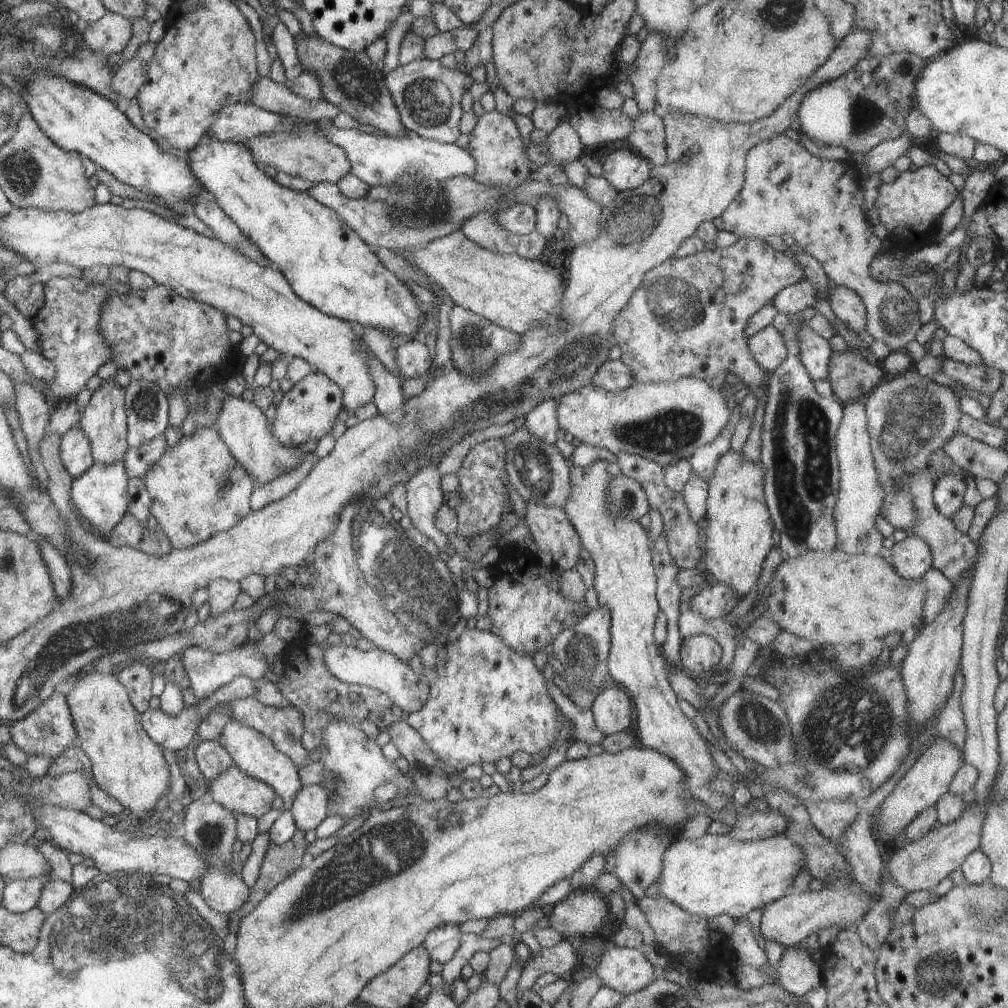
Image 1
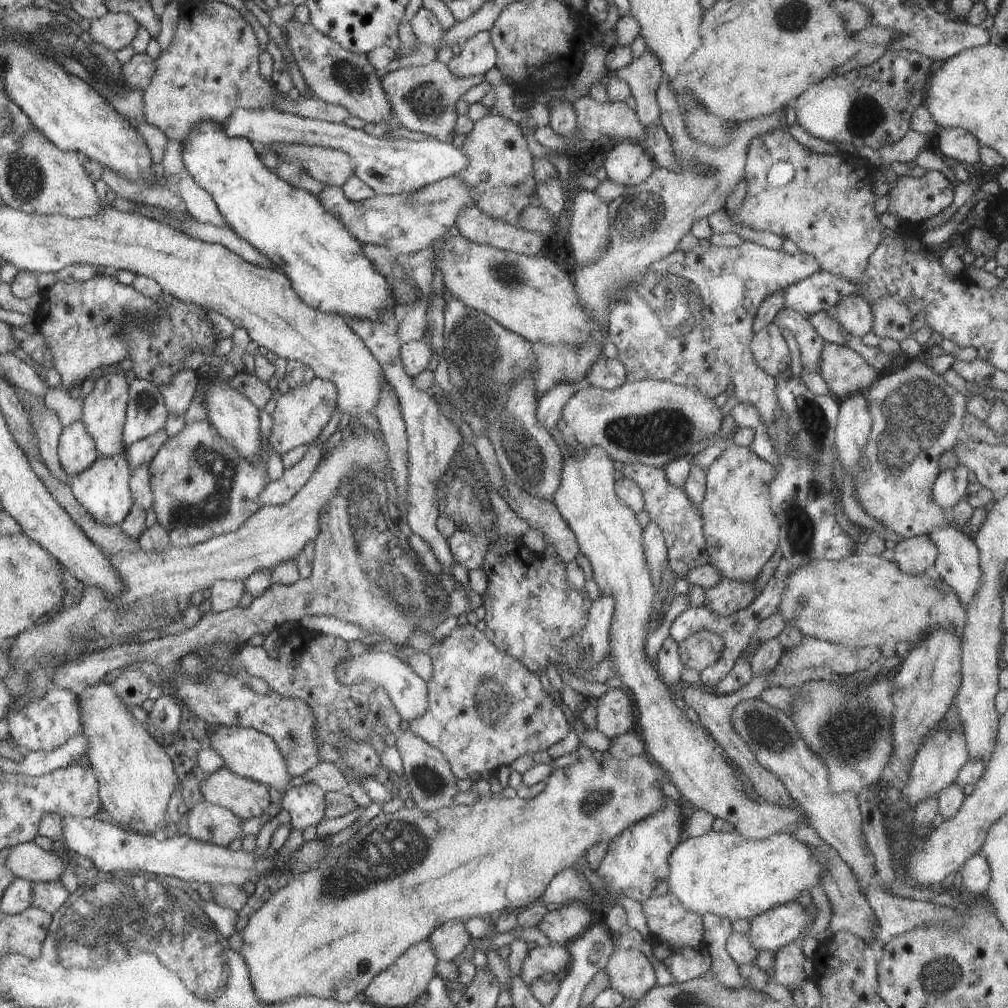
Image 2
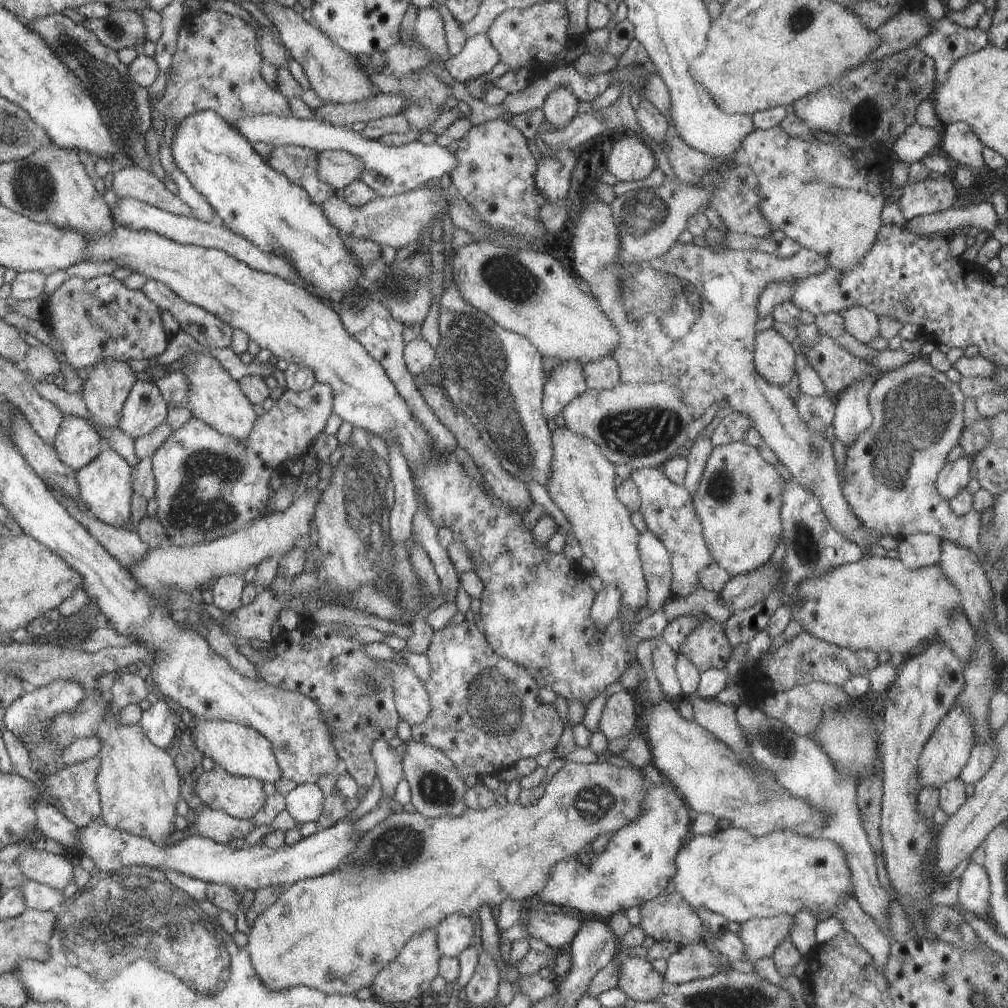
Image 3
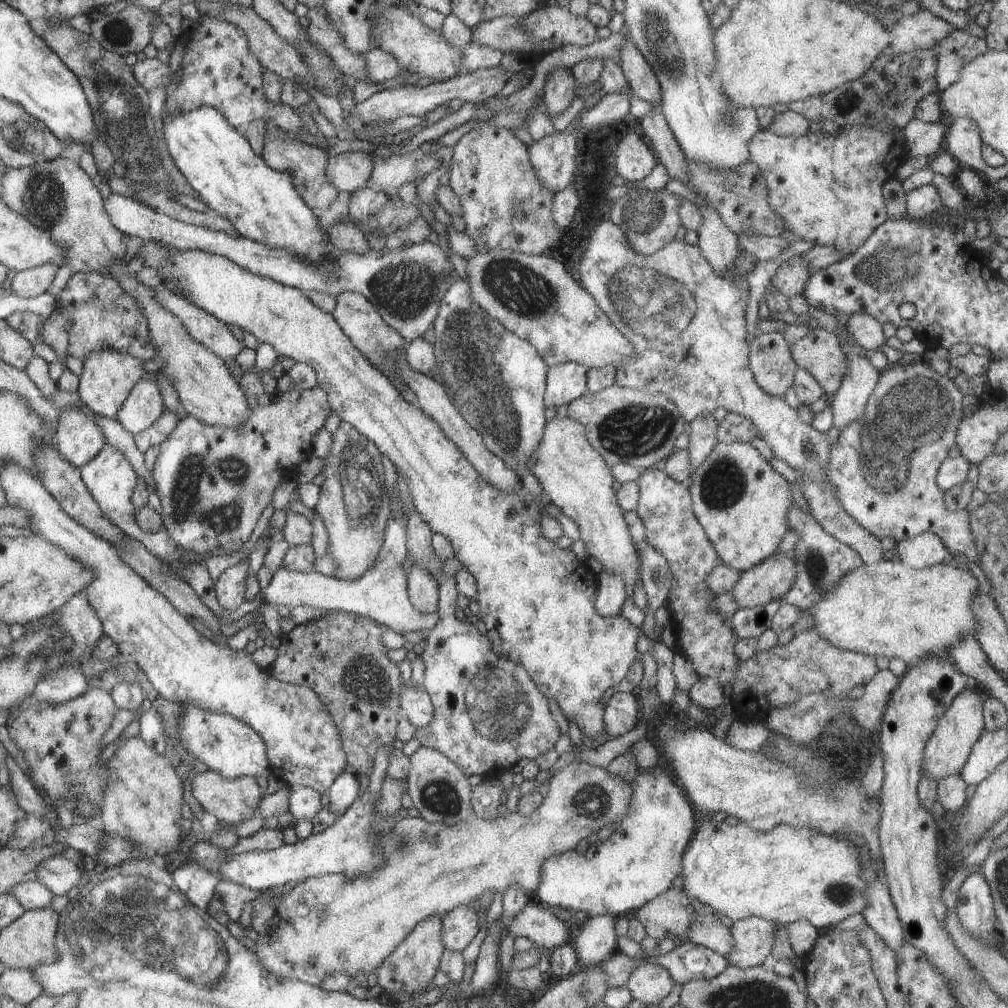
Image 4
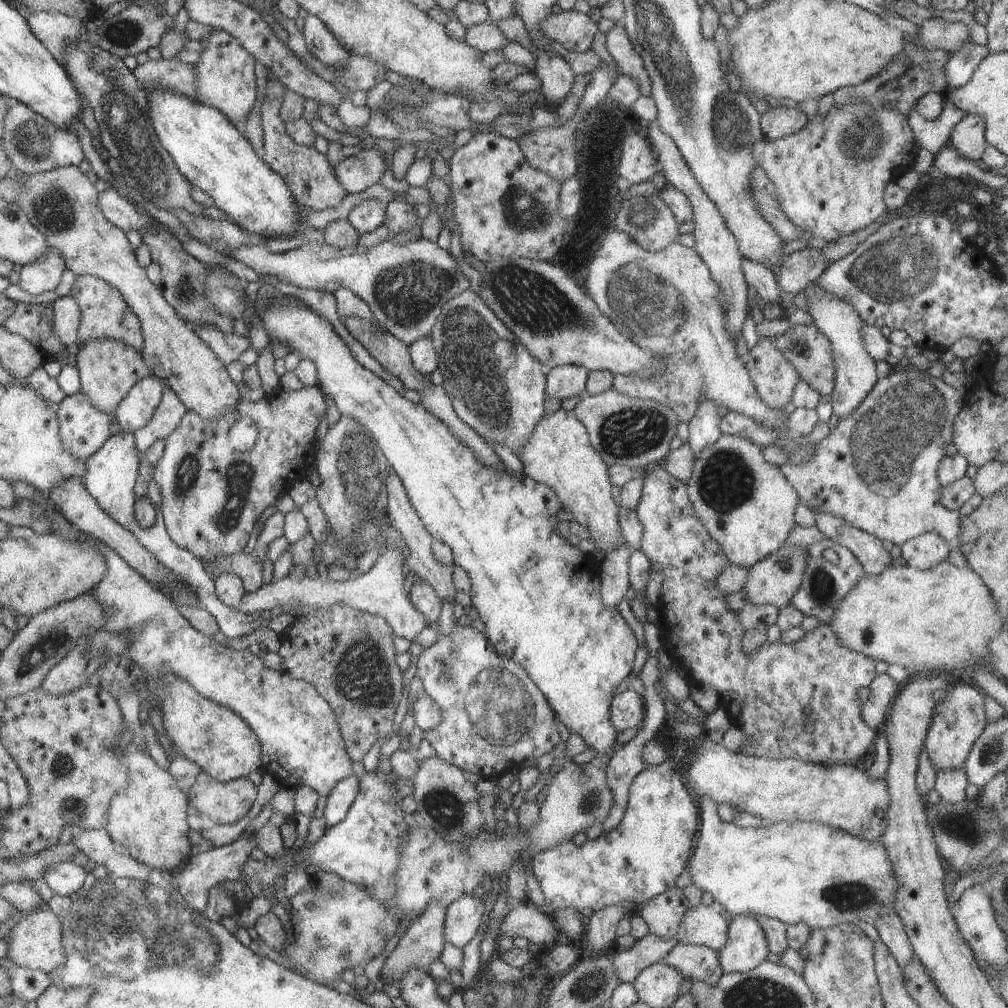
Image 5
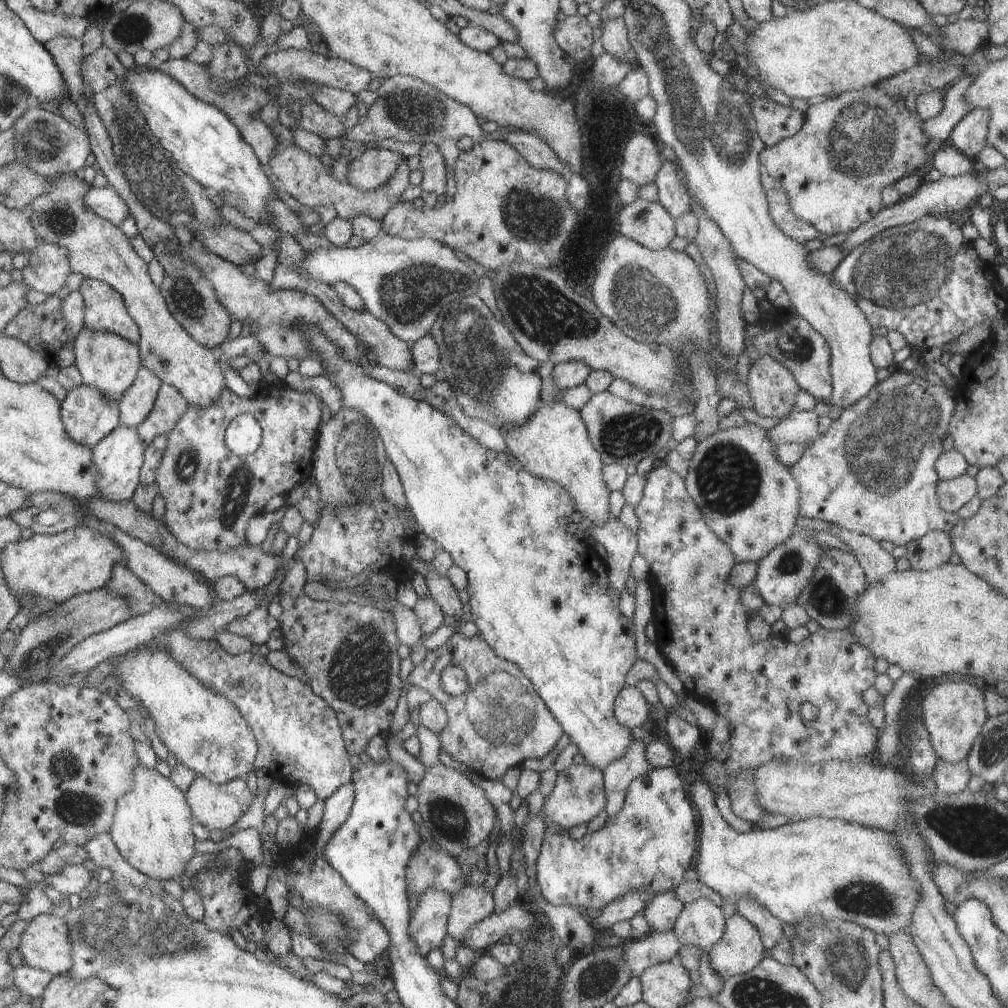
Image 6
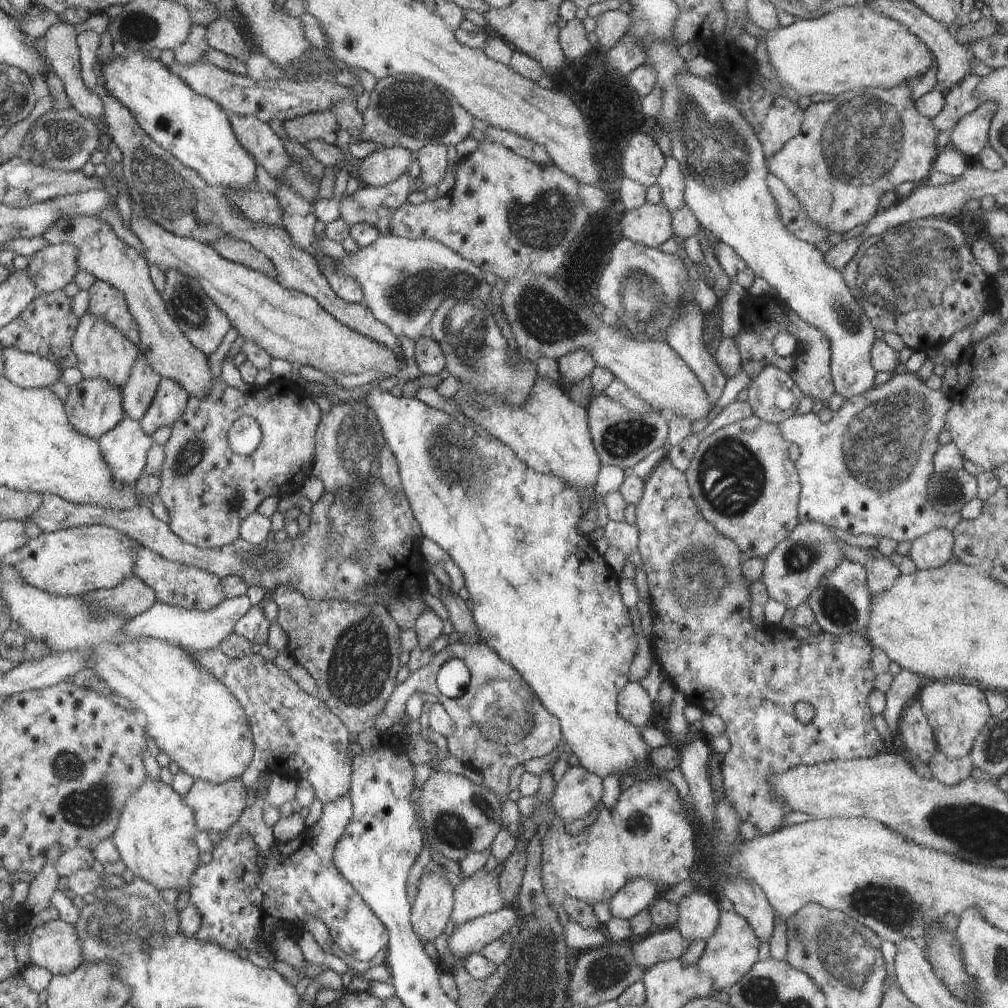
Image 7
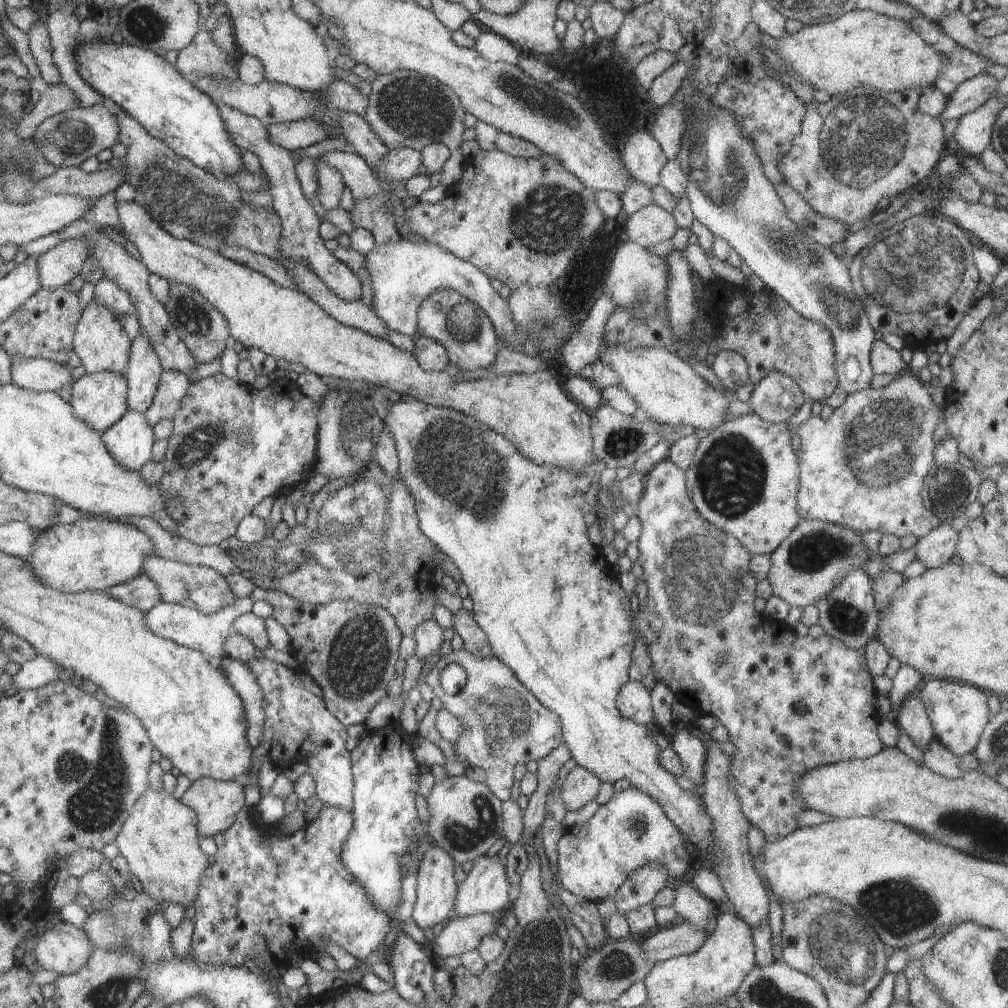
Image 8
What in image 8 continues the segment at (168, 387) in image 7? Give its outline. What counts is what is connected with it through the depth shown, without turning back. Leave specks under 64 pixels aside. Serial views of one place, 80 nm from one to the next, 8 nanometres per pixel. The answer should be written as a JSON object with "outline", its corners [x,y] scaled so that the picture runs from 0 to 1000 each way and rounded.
{"outline":[[[162,366],[159,379],[149,405],[144,409],[148,420],[153,423],[161,416],[171,416],[177,409],[182,393],[187,389],[188,377],[182,369]]]}

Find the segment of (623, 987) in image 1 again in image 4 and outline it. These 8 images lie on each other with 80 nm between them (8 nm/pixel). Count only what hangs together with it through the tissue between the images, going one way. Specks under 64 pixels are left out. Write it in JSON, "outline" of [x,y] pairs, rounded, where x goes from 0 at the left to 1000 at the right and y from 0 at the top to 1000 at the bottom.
{"outline":[[[646,953],[630,959],[620,977],[632,993],[652,997],[667,984],[671,975],[661,960]]]}

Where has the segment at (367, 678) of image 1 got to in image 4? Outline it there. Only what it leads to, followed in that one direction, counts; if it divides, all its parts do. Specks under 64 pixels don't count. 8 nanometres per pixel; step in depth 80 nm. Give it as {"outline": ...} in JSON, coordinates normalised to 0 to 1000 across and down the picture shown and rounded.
{"outline":[[[409,679],[398,682],[396,694],[399,711],[403,712],[413,723],[423,722],[431,714],[432,702],[427,689]]]}

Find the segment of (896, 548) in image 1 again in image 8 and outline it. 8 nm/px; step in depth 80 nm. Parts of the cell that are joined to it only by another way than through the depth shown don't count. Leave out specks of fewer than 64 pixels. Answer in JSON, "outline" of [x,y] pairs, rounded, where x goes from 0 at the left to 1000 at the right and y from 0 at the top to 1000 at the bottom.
{"outline":[[[943,518],[931,521],[908,540],[910,556],[920,564],[935,563],[938,559],[942,559],[946,550],[949,550],[950,535],[951,530]]]}

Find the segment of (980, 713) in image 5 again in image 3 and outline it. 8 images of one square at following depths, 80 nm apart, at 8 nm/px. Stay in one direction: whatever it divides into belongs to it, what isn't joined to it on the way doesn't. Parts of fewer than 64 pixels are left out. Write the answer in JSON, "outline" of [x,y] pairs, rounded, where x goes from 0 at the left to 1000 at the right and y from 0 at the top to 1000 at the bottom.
{"outline":[[[947,698],[927,723],[913,747],[910,769],[914,782],[925,781],[932,783],[938,776],[950,772],[960,756],[966,738],[965,714],[954,699]]]}

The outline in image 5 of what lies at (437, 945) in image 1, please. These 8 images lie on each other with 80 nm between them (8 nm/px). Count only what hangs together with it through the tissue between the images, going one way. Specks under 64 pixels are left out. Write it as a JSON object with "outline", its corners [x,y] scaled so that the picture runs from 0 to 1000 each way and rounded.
{"outline":[[[458,888],[443,901],[441,909],[441,933],[458,941],[474,925],[482,907],[481,891]]]}

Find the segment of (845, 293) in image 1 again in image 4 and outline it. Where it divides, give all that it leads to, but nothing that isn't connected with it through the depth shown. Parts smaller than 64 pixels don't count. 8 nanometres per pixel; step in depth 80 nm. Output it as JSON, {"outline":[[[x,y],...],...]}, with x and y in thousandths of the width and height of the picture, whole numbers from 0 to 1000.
{"outline":[[[856,310],[844,313],[839,323],[842,331],[854,345],[873,348],[873,345],[879,342],[880,335],[876,330],[876,322],[863,313]]]}

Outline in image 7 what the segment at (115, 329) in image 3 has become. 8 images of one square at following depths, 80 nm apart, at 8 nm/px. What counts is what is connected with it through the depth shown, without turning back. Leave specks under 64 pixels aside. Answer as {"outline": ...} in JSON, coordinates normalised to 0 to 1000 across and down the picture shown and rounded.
{"outline":[[[97,277],[87,288],[88,308],[114,323],[131,341],[139,341],[138,323],[128,309],[124,294],[110,282]]]}

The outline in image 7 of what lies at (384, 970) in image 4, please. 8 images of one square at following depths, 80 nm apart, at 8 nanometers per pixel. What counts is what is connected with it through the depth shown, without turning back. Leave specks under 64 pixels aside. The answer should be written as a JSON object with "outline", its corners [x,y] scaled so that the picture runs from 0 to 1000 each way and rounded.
{"outline":[[[429,853],[416,873],[414,888],[408,897],[408,918],[419,937],[431,935],[433,929],[440,926],[442,919],[445,918],[450,899],[450,882],[451,877],[447,874],[447,870],[443,870],[440,859]]]}

